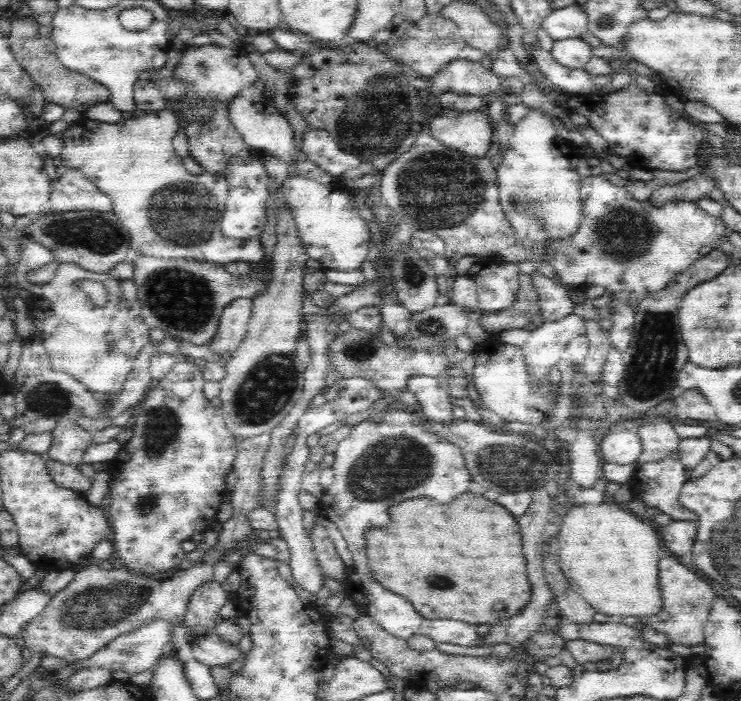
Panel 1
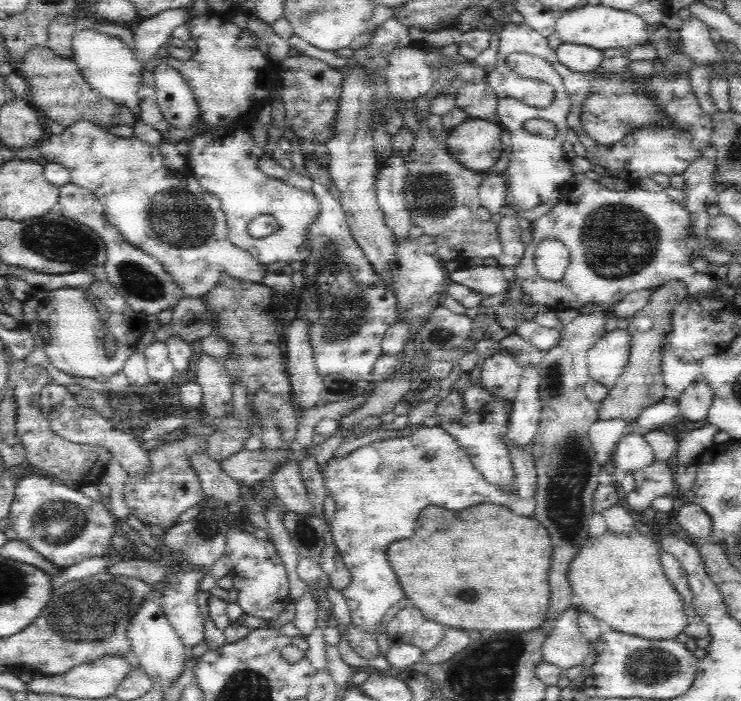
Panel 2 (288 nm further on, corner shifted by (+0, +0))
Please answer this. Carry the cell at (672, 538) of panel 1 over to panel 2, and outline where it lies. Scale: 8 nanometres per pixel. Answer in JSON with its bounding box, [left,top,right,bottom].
[674,504,712,542]

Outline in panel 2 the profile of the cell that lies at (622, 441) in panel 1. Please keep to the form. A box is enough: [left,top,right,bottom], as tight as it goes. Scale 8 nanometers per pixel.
[614,434,656,474]

